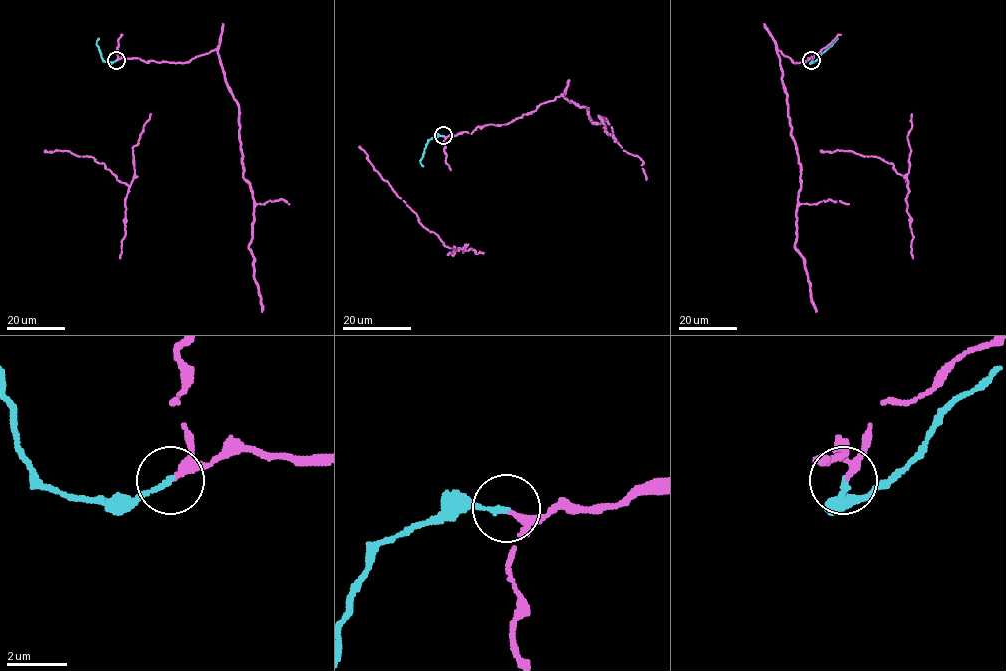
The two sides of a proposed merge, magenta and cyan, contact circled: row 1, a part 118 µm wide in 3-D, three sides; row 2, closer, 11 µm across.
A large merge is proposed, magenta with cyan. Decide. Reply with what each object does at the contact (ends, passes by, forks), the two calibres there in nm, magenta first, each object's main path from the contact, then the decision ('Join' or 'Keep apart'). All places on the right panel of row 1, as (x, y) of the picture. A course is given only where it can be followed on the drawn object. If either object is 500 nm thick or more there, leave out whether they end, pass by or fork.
At the ring magenta passes by. At the ring cyan ends. Thickness 180 nm (magenta) against 180 nm. Course of magenta: (811, 60), (811, 57), (795, 63), (776, 50), (800, 177), (795, 249), (803, 258), (811, 302), (816, 311). Course of cyan: (811, 60), (817, 59), (838, 38). Join

